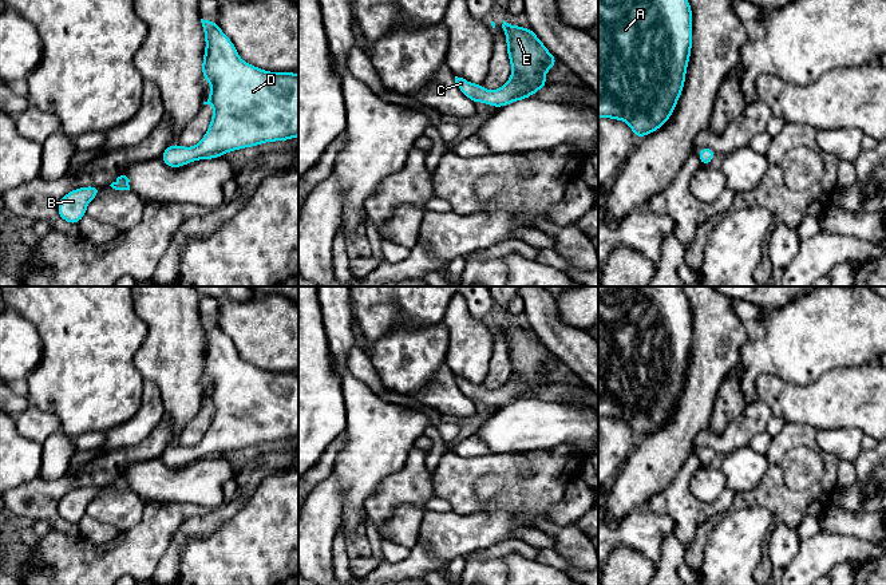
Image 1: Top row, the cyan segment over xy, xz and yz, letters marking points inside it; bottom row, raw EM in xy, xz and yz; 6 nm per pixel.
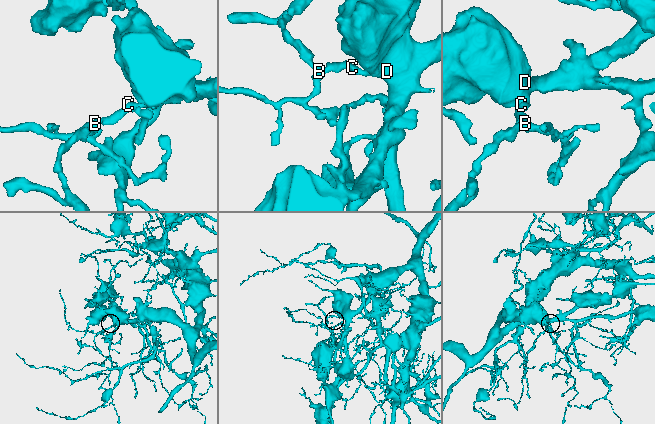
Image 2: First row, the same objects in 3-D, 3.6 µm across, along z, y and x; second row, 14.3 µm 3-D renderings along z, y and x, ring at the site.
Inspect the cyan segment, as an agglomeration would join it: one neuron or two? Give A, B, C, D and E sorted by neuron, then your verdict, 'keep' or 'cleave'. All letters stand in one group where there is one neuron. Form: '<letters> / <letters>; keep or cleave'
A B C D E; keep

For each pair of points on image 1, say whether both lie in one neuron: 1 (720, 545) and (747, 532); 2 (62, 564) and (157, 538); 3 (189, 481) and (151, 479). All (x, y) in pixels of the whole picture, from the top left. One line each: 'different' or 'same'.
1: same
2: same
3: same

